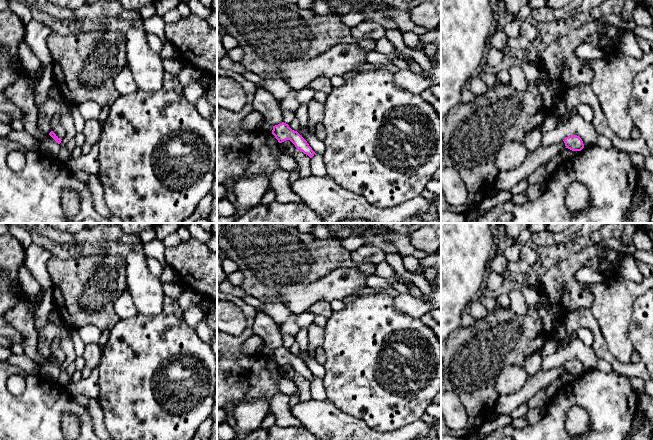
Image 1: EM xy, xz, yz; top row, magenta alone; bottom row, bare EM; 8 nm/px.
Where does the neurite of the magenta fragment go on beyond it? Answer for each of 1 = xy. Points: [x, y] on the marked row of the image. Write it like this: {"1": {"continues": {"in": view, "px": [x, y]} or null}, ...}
{"1": {"continues": null}}

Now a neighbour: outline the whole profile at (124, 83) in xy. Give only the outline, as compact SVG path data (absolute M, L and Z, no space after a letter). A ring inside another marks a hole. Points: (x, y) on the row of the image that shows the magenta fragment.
M128 63L124 66L119 75L115 78L114 85L116 90L121 95L127 95L138 90L138 87L133 79L131 69Z

